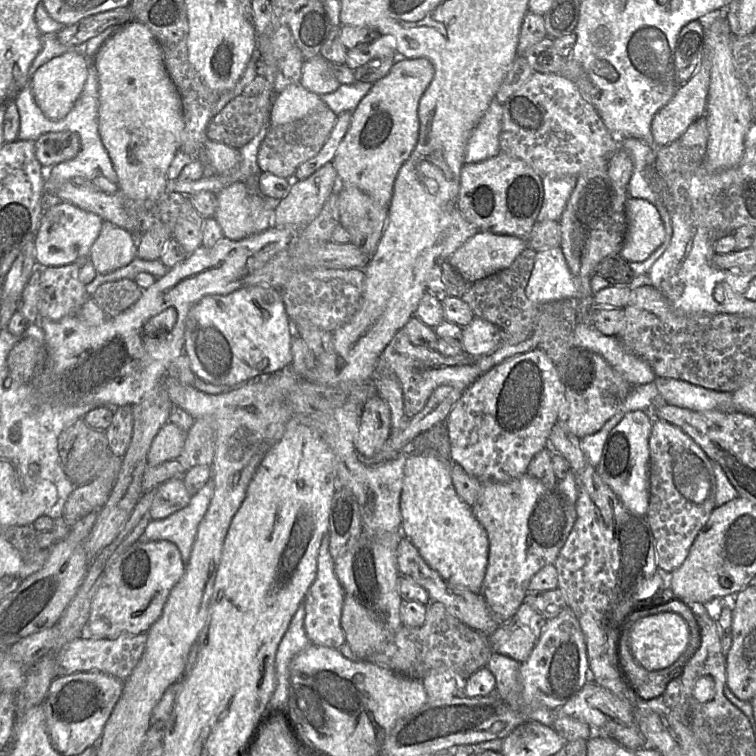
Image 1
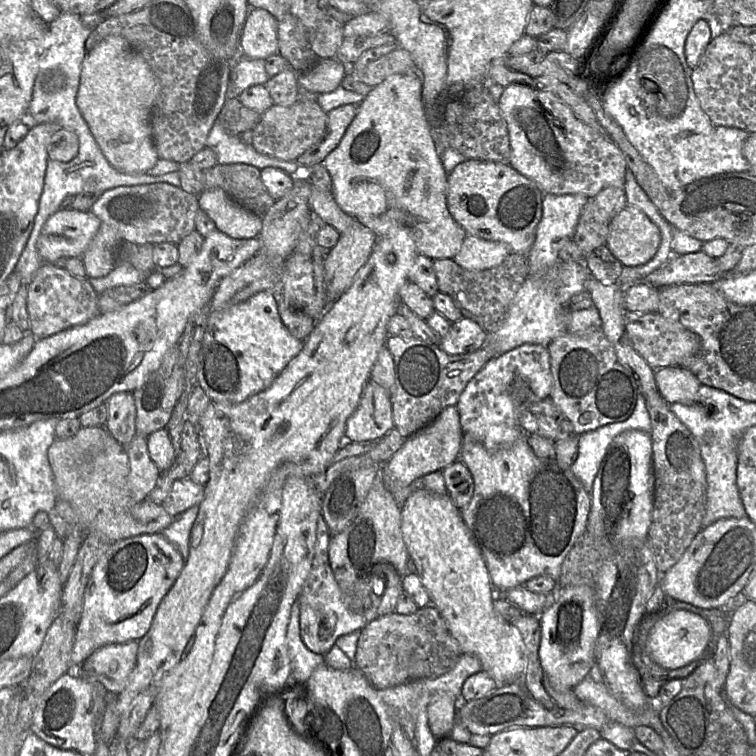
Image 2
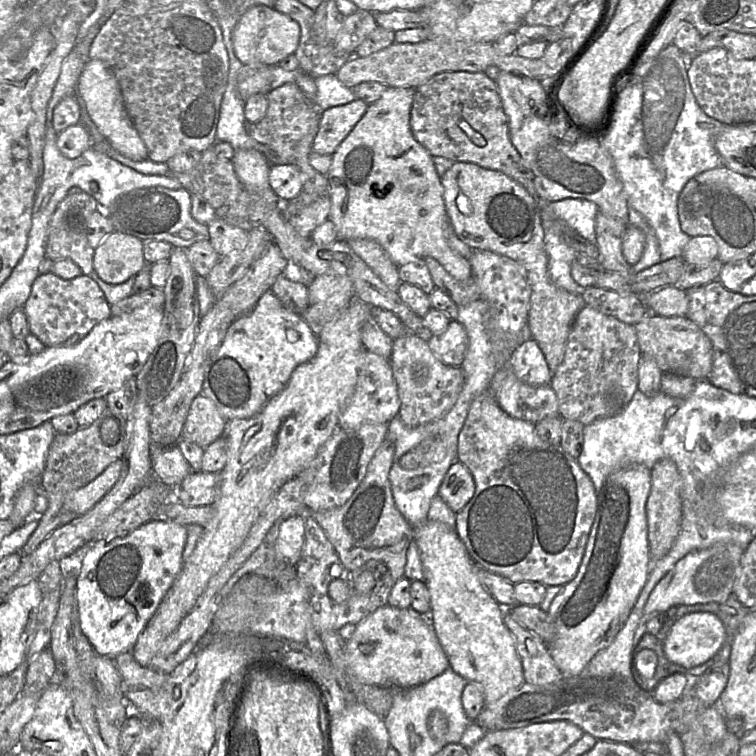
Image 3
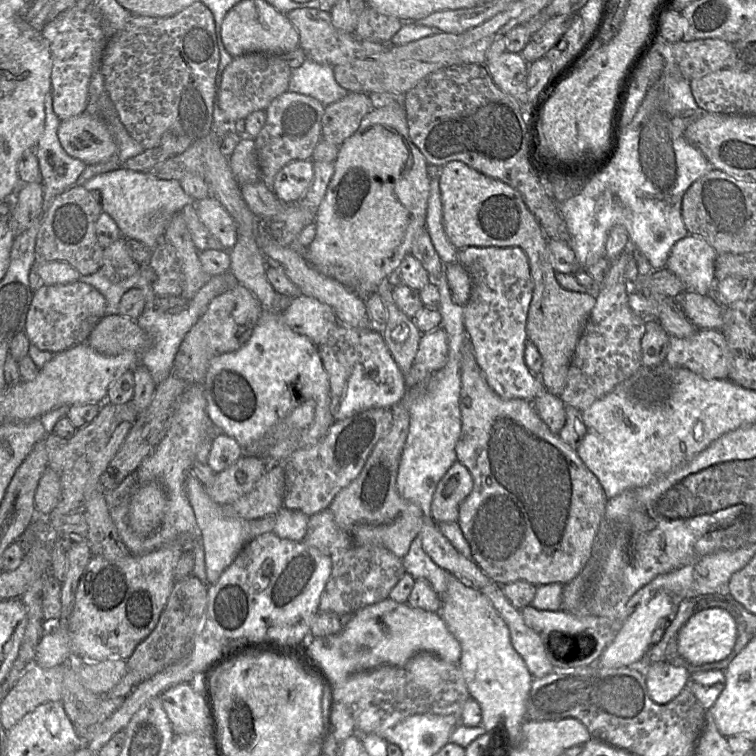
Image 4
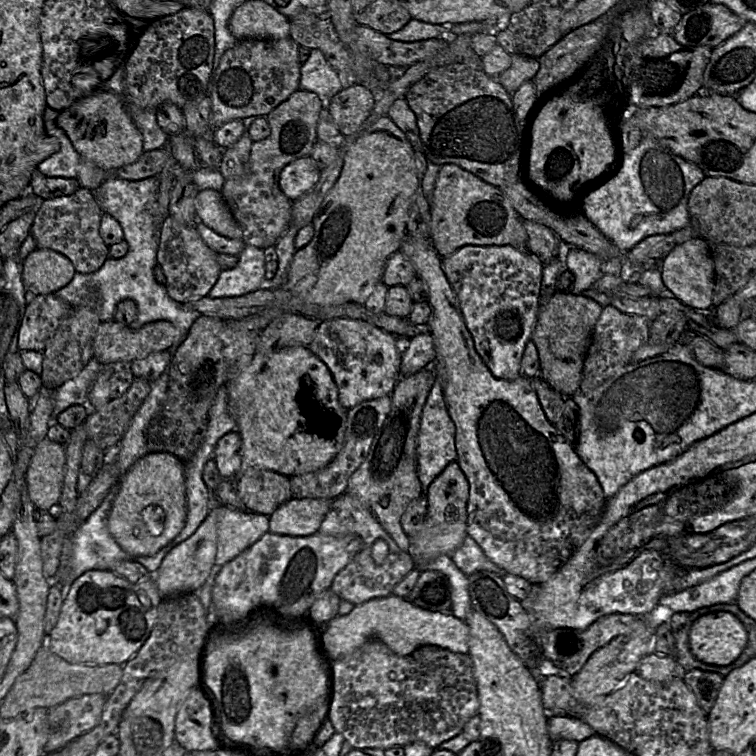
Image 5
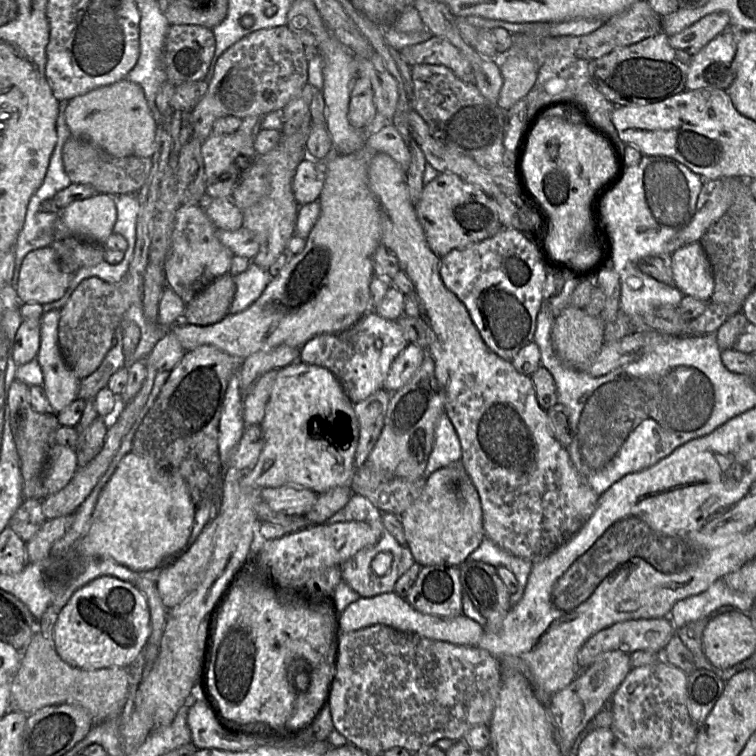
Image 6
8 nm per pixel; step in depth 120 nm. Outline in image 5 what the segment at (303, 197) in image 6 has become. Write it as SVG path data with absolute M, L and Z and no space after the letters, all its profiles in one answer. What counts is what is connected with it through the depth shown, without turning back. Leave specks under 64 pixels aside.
M307 156L291 162L282 170L279 185L283 193L294 201L310 191L320 176L315 161Z

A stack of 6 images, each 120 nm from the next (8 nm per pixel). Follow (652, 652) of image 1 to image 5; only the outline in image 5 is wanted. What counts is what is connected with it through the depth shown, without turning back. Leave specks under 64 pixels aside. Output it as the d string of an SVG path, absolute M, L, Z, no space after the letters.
M711 612L698 618L689 633L694 656L710 665L726 666L743 652L748 641L742 622L730 612Z

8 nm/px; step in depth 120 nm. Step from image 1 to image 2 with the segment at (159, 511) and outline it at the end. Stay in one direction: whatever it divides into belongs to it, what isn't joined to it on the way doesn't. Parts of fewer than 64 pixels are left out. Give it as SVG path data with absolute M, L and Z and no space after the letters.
M189 476L176 481L161 503L171 515L179 516L187 509L198 506L204 497L205 485L195 483Z

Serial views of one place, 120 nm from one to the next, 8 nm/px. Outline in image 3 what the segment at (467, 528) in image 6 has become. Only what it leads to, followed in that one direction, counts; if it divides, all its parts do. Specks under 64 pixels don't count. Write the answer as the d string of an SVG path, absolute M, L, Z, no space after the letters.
M455 461L438 490L440 498L455 513L459 512L471 500L475 492L475 482L468 469Z

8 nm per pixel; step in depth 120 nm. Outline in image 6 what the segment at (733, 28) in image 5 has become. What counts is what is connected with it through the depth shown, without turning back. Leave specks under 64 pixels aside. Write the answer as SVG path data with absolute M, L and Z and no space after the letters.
M715 12L669 36L669 43L674 48L695 54L730 25L731 18L727 12Z

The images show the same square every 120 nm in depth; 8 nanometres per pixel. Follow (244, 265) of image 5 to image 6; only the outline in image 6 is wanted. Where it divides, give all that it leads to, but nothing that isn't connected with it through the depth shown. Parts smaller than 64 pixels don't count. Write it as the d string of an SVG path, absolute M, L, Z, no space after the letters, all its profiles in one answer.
M252 261L244 272L234 276L236 291L229 313L235 314L247 309L262 295L270 281L268 271Z

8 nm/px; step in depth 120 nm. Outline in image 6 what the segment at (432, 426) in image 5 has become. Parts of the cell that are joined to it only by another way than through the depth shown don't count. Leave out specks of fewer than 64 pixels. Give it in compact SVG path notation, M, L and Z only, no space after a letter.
M444 412L435 427L433 448L424 469L424 478L427 479L435 471L459 462L461 453L458 435Z

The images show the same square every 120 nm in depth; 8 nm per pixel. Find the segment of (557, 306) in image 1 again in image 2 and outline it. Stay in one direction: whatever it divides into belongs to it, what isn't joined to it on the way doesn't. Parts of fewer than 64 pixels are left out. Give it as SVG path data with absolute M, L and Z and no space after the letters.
M515 252L501 264L480 271L464 269L453 259L436 259L433 264L439 292L450 296L463 316L479 324L487 334L503 323L514 296L530 275L528 255Z

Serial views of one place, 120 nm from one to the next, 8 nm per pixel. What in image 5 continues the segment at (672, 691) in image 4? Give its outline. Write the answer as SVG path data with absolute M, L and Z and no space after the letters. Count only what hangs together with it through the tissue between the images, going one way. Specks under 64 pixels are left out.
M652 652L644 656L636 669L645 680L665 683L675 677L682 677L686 671L674 657Z

